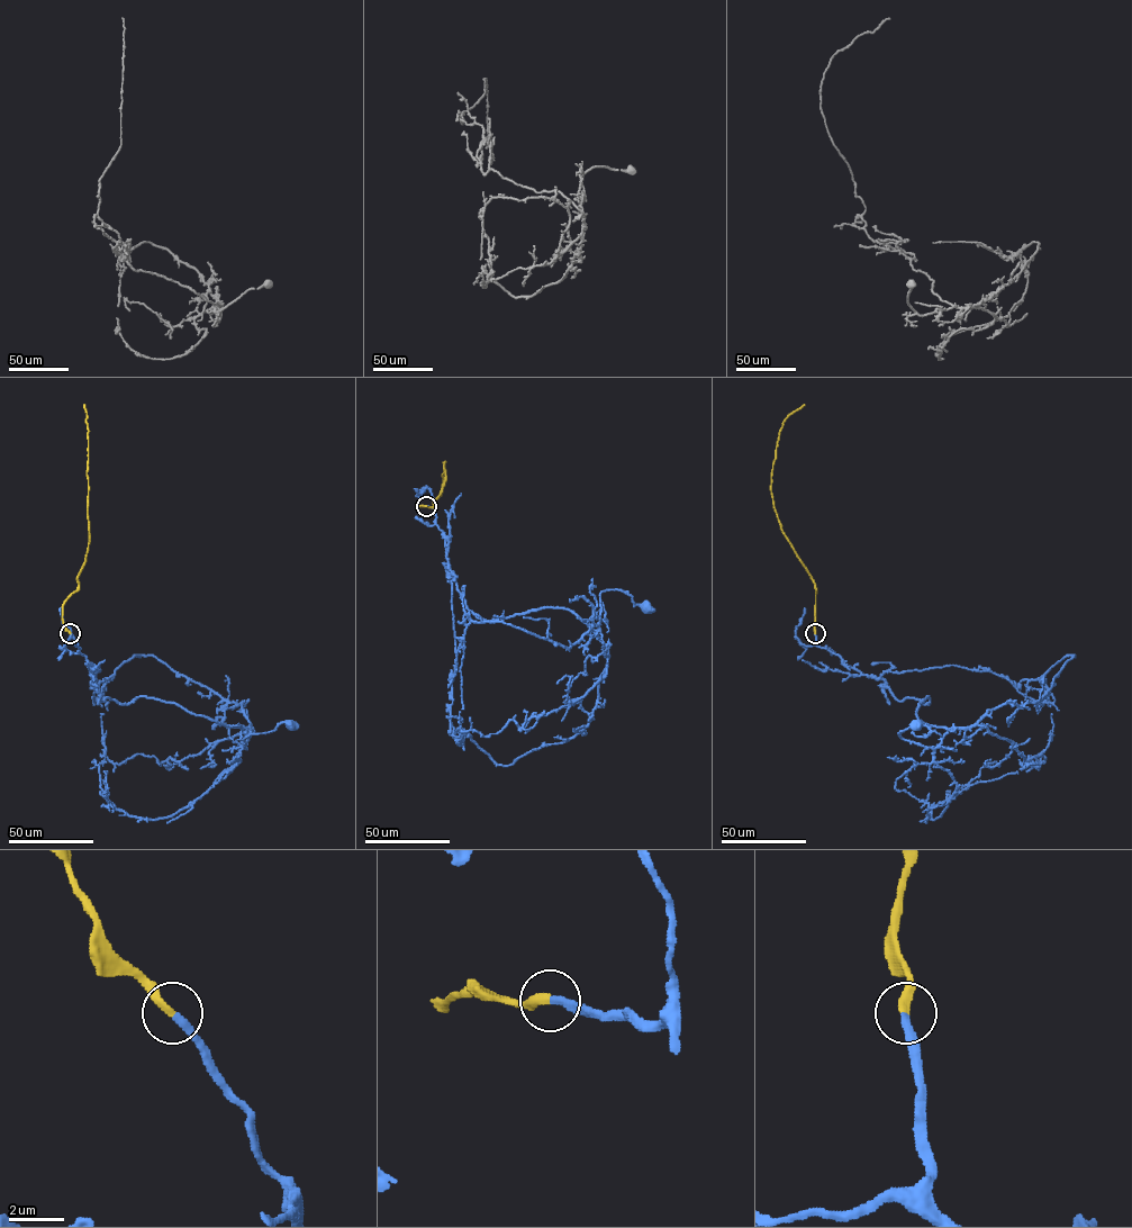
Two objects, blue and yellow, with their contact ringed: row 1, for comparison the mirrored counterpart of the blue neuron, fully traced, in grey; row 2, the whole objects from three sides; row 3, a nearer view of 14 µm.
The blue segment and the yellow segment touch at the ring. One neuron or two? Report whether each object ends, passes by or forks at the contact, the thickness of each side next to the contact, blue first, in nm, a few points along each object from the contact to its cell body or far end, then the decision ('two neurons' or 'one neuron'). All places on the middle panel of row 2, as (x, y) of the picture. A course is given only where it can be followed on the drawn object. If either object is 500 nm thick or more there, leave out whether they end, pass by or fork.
blue ends | yellow ends | 300/340 nm | blue via (426, 506), (443, 532), (447, 577), (483, 620), (566, 607), (597, 638), (601, 592), (626, 592), (646, 608) | yellow via (426, 506), (434, 507), (433, 503), (442, 491), (445, 462), (442, 495) | one neuron

